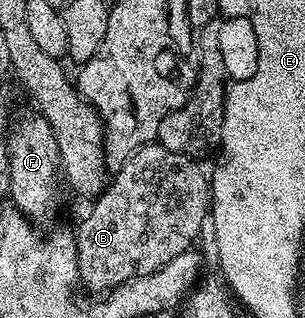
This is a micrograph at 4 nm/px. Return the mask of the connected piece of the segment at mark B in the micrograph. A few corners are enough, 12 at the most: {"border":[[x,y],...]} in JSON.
{"border":[[158,142],[75,232],[104,294],[189,251],[209,220],[198,159]]}

